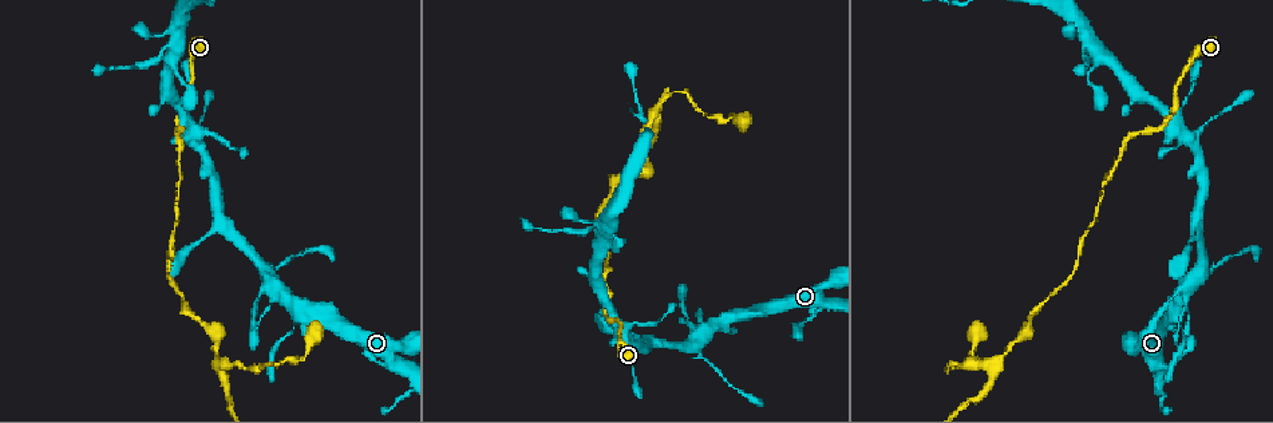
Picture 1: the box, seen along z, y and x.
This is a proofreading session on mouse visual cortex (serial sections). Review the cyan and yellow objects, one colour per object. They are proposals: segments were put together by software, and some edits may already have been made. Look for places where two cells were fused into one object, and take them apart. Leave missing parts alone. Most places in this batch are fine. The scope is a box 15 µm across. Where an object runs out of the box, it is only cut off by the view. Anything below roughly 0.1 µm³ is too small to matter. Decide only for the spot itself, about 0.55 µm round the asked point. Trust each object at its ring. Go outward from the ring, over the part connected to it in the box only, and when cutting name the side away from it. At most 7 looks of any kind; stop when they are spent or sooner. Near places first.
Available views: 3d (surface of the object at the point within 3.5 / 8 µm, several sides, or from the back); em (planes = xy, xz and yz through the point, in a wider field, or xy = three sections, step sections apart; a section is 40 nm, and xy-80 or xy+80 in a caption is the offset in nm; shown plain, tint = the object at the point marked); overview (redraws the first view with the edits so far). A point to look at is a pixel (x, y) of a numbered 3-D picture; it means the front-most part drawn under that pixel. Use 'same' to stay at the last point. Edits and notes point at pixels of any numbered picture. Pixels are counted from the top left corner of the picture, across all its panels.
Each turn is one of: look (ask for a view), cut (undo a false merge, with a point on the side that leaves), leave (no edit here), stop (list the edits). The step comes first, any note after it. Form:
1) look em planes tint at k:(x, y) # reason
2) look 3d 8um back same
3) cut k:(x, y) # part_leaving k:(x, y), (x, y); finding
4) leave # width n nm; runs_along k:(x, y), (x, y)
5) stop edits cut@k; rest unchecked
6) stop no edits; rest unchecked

look 3d 3.5um back at 1:(1157, 362) # three-way junction

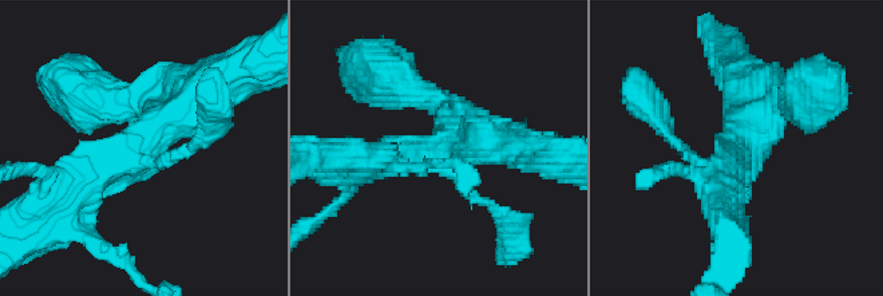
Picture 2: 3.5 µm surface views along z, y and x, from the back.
look em xy step 1 tint at 2:(429, 152) # now the EM

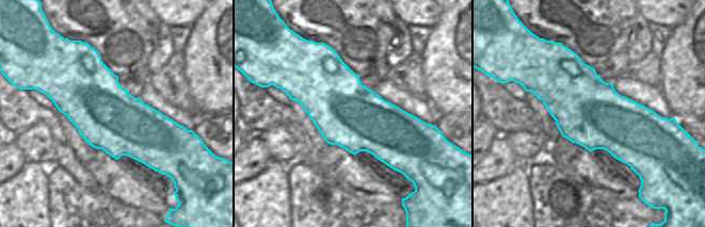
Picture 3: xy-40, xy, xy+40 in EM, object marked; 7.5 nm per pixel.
leave # arm_widths 150, 400, 500 nm; runs_along 2:(193, 93), (66, 212); continuous, no second cell

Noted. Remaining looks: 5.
look em xy step 5 tint at 1:(995, 365) # thick turns thin

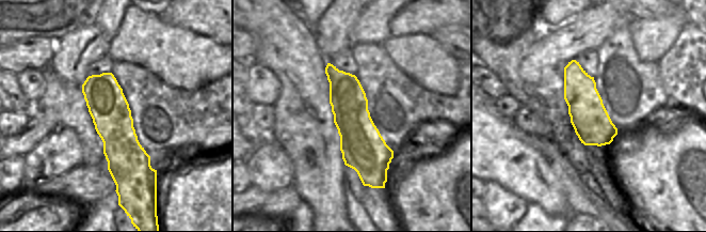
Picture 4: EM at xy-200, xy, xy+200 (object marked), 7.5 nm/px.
look 3d 3.5um same

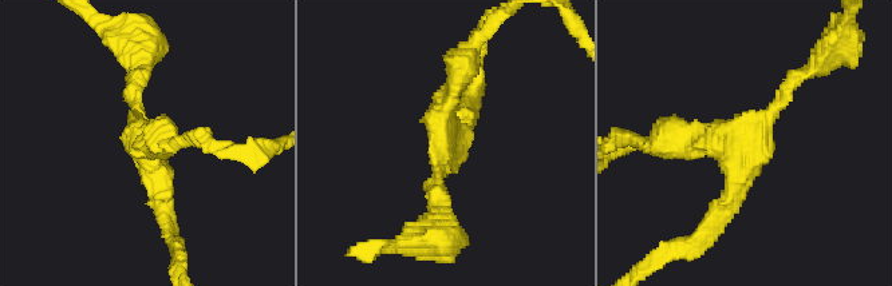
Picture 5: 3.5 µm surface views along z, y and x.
leave # width 320 nm; runs_along 5:(808, 72), (750, 138), (664, 138); one cell here

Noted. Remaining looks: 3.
look 3d 3.5um at 1:(948, 369) # sharp bend

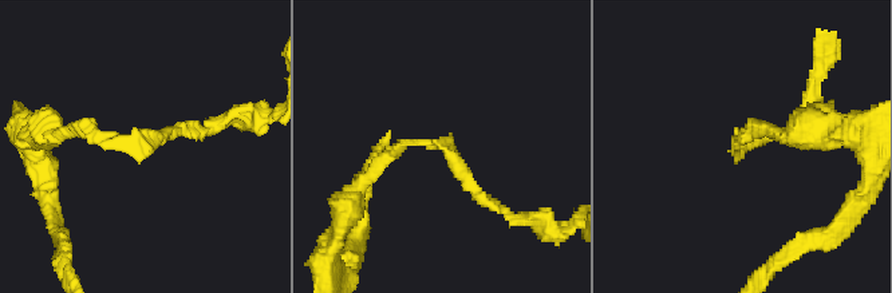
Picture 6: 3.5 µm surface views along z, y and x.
look em xy step 5 tint at 6:(741, 143) # arm_widths 150, 150 nm; need the tissue

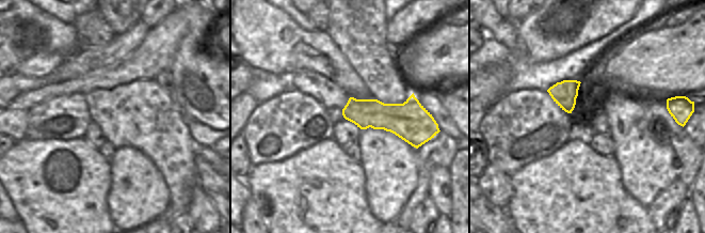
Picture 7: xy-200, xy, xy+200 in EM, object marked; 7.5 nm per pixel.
leave # runs_along 6:(356, 189), (405, 145), (442, 145), (484, 196); one cell here

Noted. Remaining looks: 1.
stop no edits; rest unchecked

